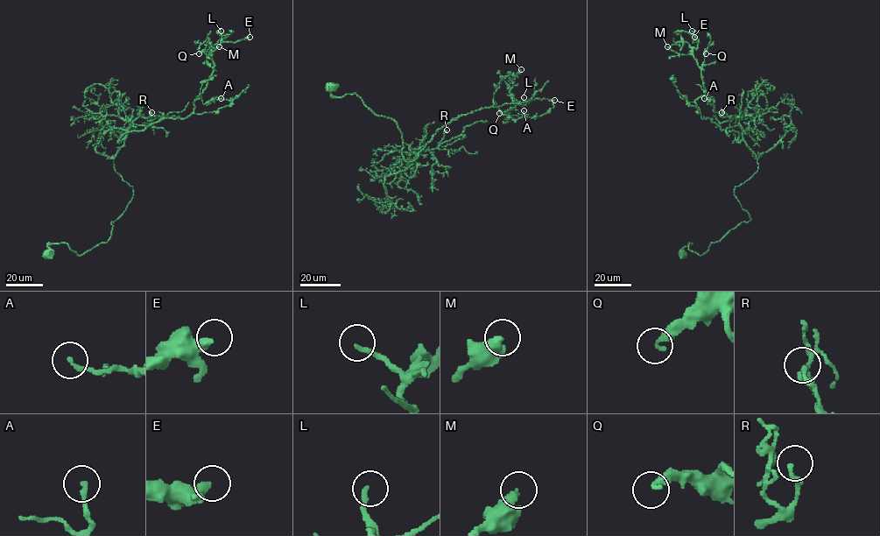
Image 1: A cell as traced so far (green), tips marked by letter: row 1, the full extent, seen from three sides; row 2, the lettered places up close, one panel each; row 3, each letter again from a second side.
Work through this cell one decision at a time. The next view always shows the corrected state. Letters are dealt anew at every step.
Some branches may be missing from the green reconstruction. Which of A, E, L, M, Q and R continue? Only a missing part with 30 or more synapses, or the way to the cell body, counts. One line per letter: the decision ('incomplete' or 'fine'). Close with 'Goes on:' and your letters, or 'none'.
A: fine
E: fine
L: incomplete
M: incomplete
Q: fine
R: fine
Goes on: L, M

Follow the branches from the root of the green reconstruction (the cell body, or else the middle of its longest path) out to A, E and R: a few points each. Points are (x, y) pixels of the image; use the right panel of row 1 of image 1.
A: (682, 254), (750, 220), (734, 189), (758, 167), (737, 132), (701, 117), (704, 98)
E: (682, 254), (689, 243), (701, 255), (750, 220), (734, 189), (758, 167), (737, 132), (701, 117), (694, 37)
R: (682, 254), (689, 243), (701, 255), (750, 220), (734, 189), (756, 171), (757, 158), (740, 118), (721, 112)

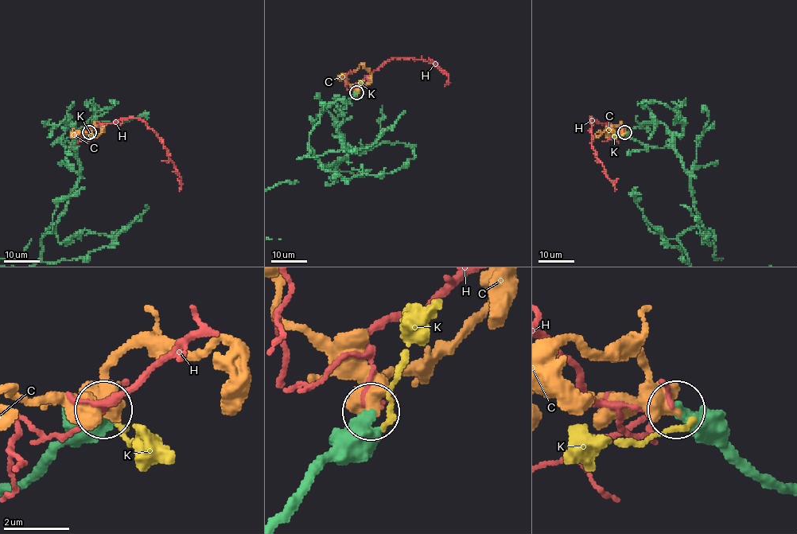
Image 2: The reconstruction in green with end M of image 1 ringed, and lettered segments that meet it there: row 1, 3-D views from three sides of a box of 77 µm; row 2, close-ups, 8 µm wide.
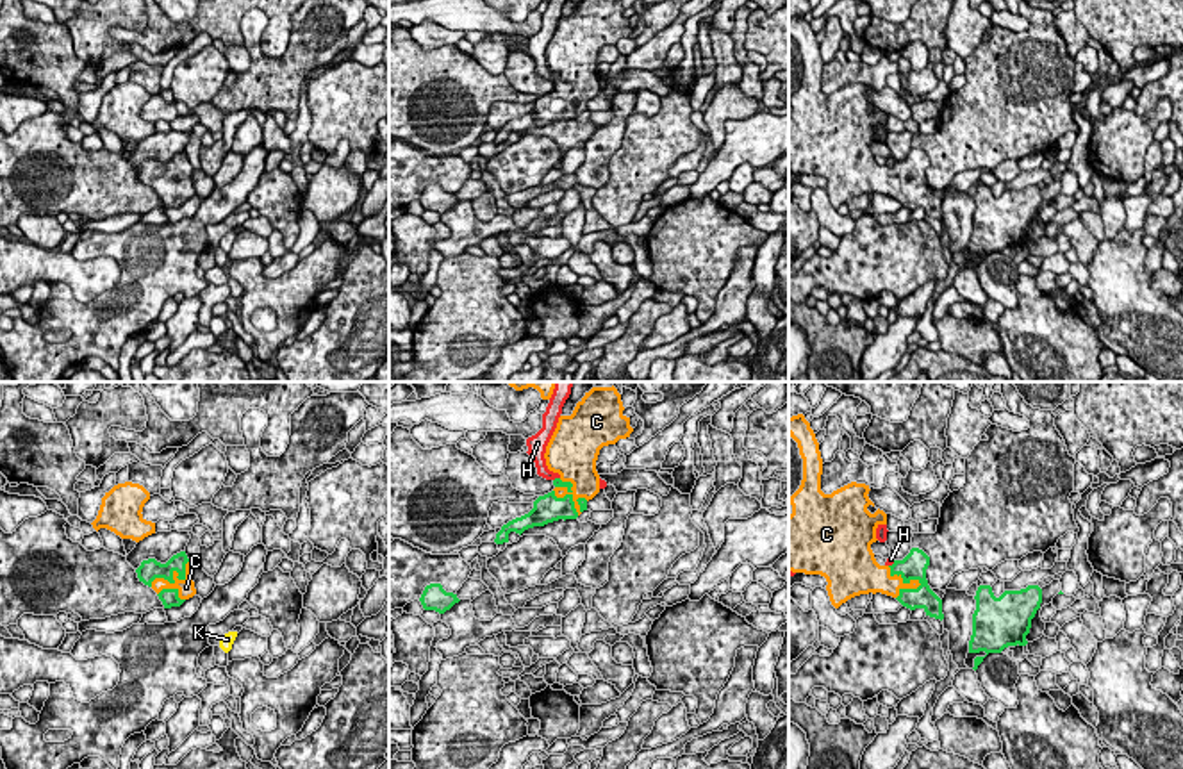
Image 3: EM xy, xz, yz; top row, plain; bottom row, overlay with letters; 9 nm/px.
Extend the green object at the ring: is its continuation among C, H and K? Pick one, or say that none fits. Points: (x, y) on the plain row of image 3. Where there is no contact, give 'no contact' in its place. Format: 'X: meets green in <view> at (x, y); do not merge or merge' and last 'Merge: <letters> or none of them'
C: meets green in xz at (571, 91); merge
H: meets green in yz at (893, 165); do not merge
K: no contact; do not merge
Merge: C

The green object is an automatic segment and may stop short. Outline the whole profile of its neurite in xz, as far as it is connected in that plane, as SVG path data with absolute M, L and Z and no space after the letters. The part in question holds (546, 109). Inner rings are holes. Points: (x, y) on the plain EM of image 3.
M582 0L571 16L560 16L546 46L546 66L560 77L555 89L534 102L534 109L496 134L494 143L509 143L509 134L523 134L558 120L576 120L587 111L587 102L600 93L596 61L600 50L630 37L633 29L623 14L621 0Z

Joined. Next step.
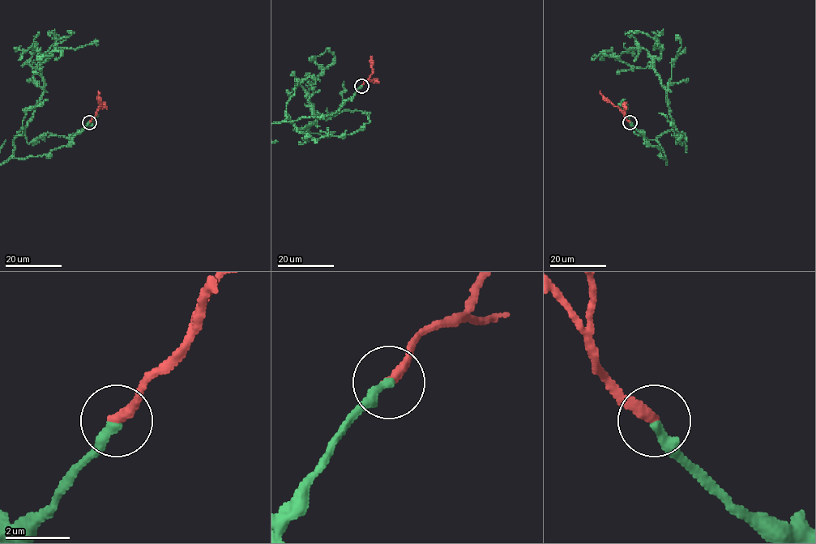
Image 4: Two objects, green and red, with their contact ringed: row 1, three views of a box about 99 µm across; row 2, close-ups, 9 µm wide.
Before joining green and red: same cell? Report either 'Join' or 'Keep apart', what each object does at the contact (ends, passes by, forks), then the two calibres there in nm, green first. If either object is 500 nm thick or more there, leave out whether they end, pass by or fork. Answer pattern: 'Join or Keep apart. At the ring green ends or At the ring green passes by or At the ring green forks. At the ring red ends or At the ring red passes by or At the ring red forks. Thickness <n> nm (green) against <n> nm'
Join. At the ring green ends. At the ring red ends. Thickness 280 nm (green) against 320 nm

